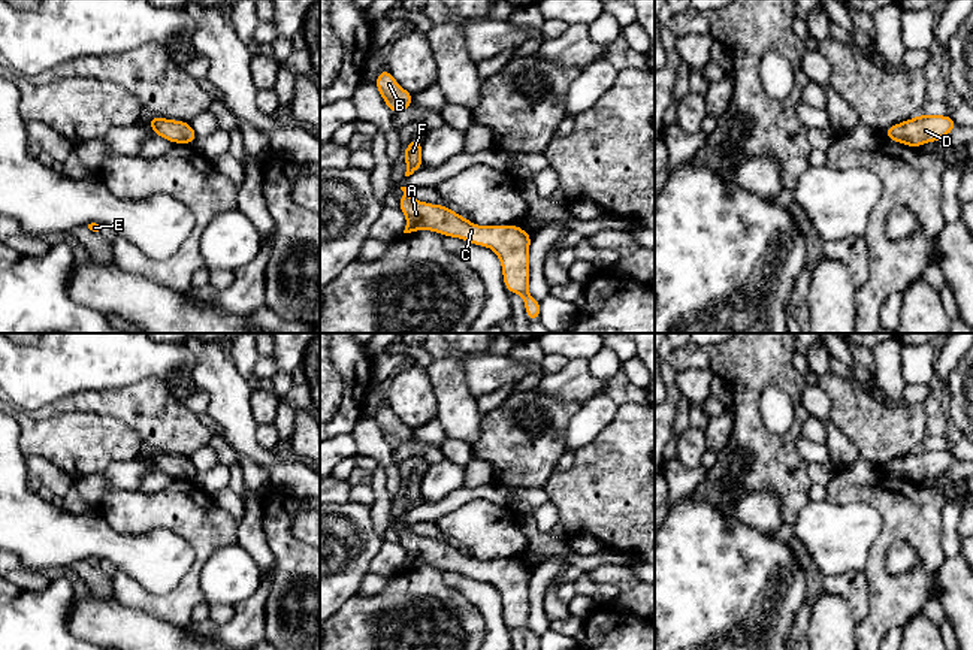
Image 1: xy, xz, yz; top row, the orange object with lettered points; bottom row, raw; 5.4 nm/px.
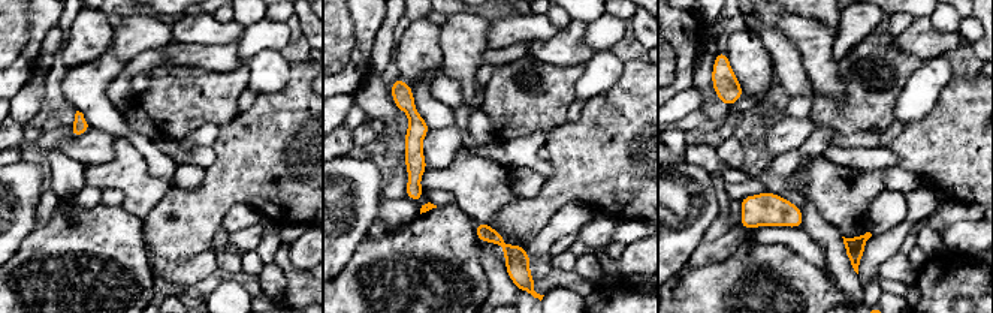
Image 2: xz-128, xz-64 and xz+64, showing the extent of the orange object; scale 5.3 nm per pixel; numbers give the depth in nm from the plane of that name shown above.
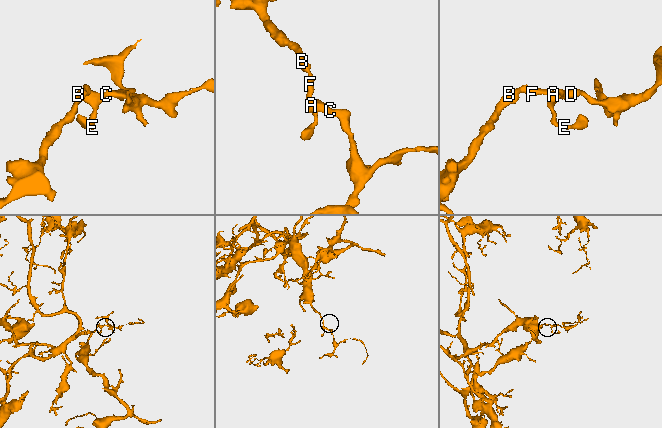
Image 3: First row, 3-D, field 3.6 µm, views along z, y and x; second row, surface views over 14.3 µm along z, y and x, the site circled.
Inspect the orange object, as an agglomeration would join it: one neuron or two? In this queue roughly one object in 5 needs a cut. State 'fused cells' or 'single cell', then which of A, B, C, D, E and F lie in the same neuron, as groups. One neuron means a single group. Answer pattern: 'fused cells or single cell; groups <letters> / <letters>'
single cell; groups A B C D E F

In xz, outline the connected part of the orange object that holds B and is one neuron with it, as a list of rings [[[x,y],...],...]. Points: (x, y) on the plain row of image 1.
[[[384,402],[378,412],[374,415],[375,421],[378,423],[386,441],[393,447],[398,448],[401,445],[410,444],[414,429],[404,424],[393,409]]]

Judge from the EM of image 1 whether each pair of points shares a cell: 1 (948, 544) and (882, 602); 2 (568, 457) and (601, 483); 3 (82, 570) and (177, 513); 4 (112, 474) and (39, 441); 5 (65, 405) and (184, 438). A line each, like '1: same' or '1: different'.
1: different
2: different
3: different
4: different
5: same

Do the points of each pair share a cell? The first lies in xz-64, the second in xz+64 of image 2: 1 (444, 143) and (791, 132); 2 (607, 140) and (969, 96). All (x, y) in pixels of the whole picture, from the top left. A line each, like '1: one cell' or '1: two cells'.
1: one cell
2: one cell

